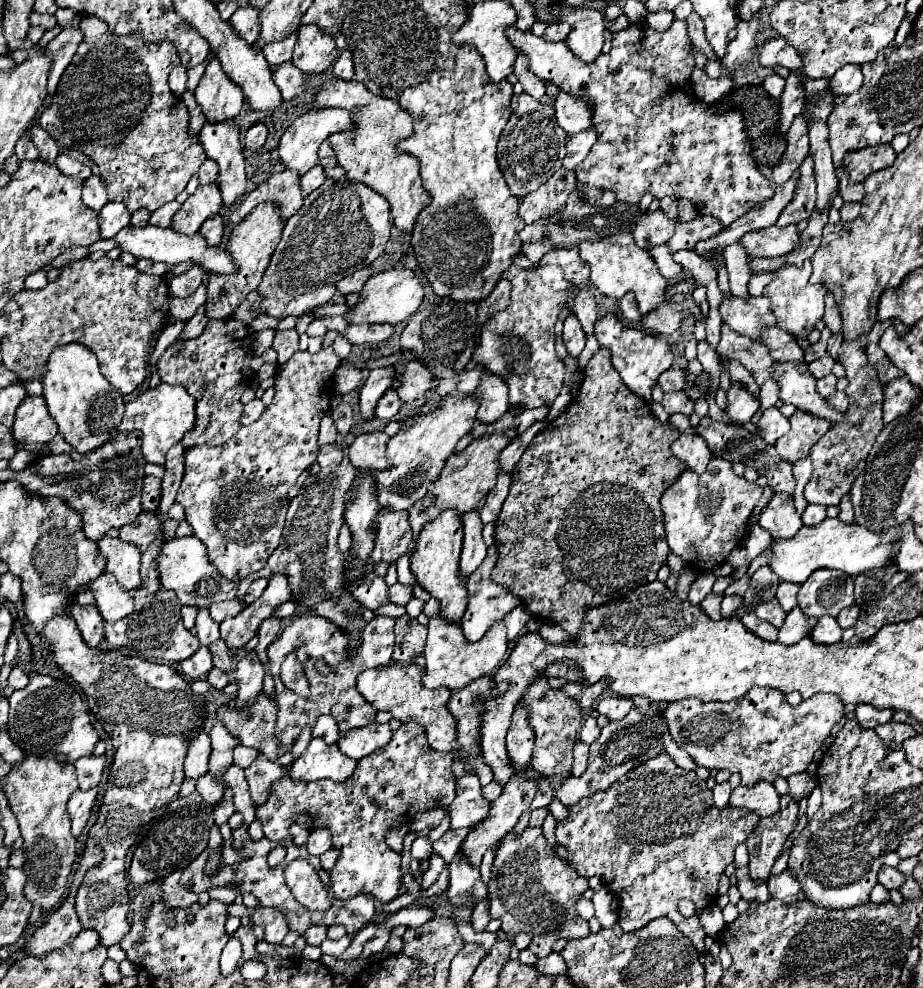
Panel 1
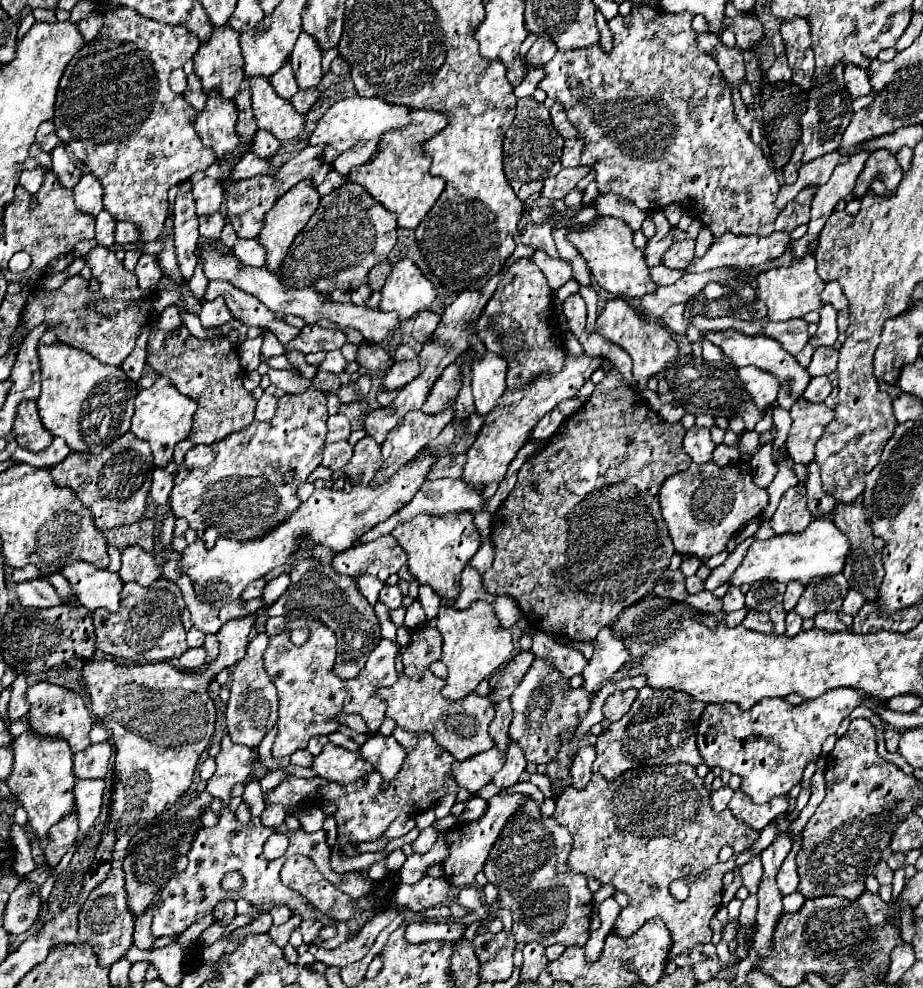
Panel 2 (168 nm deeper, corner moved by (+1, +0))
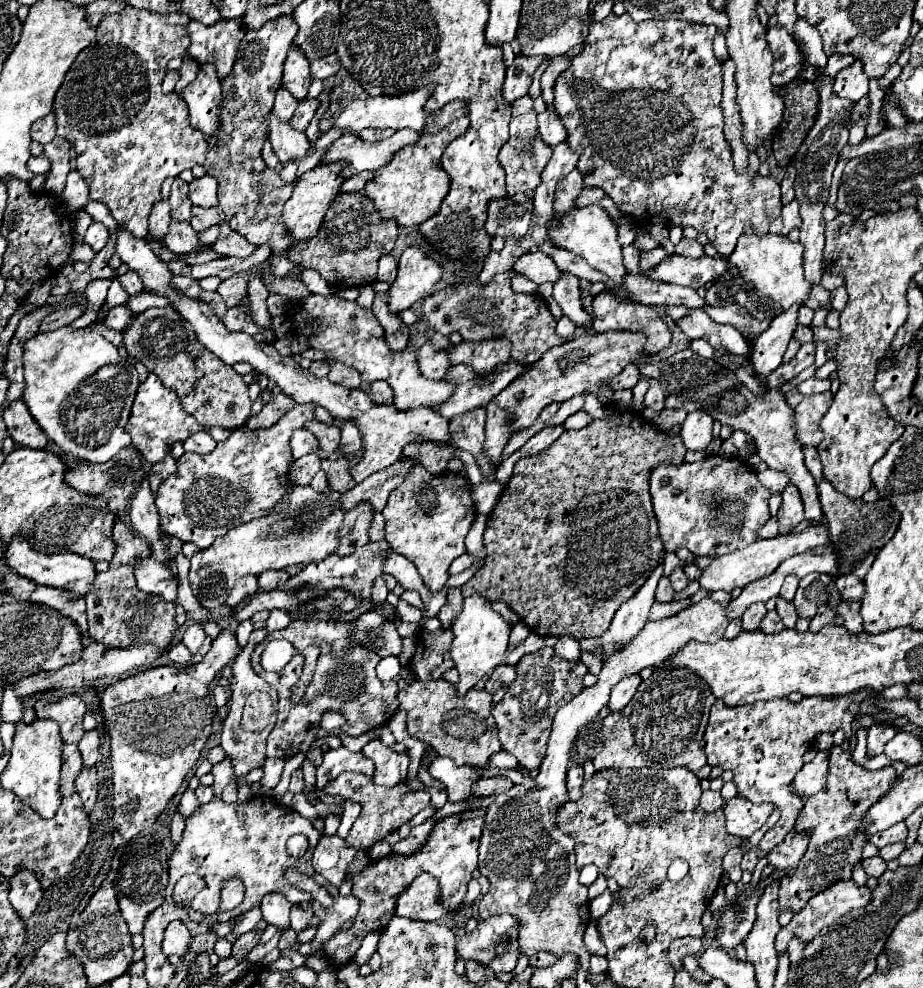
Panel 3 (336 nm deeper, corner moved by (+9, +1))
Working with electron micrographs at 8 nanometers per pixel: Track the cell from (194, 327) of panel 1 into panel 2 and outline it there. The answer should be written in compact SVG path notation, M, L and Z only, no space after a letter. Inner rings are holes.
M215 298L215 300L211 300L211 302L207 302L207 300L203 300L201 302L203 306L201 306L201 314L199 314L199 318L201 318L201 324L205 326L205 328L217 328L217 326L223 326L225 322L229 322L233 316L231 316L231 312L229 312L229 308L227 308L227 304L225 304L225 298Z

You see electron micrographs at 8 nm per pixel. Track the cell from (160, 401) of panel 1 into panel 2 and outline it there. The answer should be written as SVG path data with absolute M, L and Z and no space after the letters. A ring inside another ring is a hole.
M159 376L151 388L139 390L139 394L135 398L135 414L133 414L133 422L131 422L131 432L137 438L147 440L151 444L155 466L165 468L173 460L175 444L185 440L191 432L195 408L197 408L197 404L191 398L183 396L179 390L175 390L169 384L169 380L163 376Z

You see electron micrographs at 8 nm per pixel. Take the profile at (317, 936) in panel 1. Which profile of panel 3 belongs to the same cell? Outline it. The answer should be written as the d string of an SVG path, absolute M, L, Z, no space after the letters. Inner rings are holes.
M297 905L291 907L291 929L293 929L295 933L305 931L305 929L311 925L311 919L313 919L313 911L299 909Z

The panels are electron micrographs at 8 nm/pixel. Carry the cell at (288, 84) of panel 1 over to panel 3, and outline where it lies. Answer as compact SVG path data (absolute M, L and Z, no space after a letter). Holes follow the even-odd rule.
M303 99L303 101L299 101L299 105L297 105L295 113L293 113L291 125L293 125L297 131L305 131L307 125L311 123L311 119L315 117L319 105L321 105L319 99Z

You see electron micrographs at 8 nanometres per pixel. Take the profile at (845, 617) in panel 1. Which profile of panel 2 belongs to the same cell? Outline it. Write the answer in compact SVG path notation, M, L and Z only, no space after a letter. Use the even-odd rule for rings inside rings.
M849 590L847 596L845 596L845 600L843 600L845 614L857 614L859 608L863 606L863 602L865 602L865 598L857 590Z

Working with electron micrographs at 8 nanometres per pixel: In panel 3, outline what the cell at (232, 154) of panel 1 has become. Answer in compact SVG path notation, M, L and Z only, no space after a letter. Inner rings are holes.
M211 67L211 75L201 69L195 83L185 87L181 97L189 105L191 125L209 137L215 135L221 125L221 81L215 75L215 67Z

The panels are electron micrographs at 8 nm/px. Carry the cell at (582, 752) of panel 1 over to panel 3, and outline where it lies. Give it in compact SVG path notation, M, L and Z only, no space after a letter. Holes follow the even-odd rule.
M575 763L567 771L567 789L569 789L569 799L575 801L581 795L581 785L583 785L583 769L579 763Z

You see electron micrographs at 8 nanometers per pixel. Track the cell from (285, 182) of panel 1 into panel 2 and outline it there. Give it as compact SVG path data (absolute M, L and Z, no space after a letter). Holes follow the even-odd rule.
M307 146L287 164L283 164L275 174L281 180L281 188L289 190L307 176L313 176L313 186L319 186L331 168L331 164L323 160L323 150L323 146Z

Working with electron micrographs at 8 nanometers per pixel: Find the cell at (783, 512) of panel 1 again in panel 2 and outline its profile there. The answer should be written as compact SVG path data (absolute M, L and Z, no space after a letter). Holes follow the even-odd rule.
M797 484L787 490L781 498L777 512L771 518L771 526L775 534L789 534L789 532L803 532L809 522L813 520L807 508L807 492L805 486Z

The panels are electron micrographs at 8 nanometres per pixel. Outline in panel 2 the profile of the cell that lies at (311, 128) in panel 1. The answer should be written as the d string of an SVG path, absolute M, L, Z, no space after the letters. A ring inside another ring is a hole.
M361 96L345 98L345 100L337 102L337 104L333 104L327 110L327 114L319 120L315 132L309 138L309 144L311 146L327 144L329 148L323 154L323 160L333 162L335 156L339 156L341 152L345 152L347 148L351 148L359 140L371 140L371 138L377 138L377 136L381 136L385 132L399 130L399 128L403 128L407 124L411 124L411 108L409 106L389 104L389 102L383 102L379 98L361 98Z

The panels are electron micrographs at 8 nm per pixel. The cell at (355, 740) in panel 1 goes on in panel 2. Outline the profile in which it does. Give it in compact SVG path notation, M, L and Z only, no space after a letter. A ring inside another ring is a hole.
M371 736L361 748L361 756L369 760L375 770L383 776L383 780L391 782L393 776L397 776L399 768L403 766L403 760L407 752L399 746L399 742L393 736Z

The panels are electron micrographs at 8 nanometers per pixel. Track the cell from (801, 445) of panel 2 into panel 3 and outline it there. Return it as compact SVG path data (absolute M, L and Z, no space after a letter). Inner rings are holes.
M817 393L803 397L803 401L795 407L795 437L803 447L817 447L821 443L819 421L831 405L833 395Z

